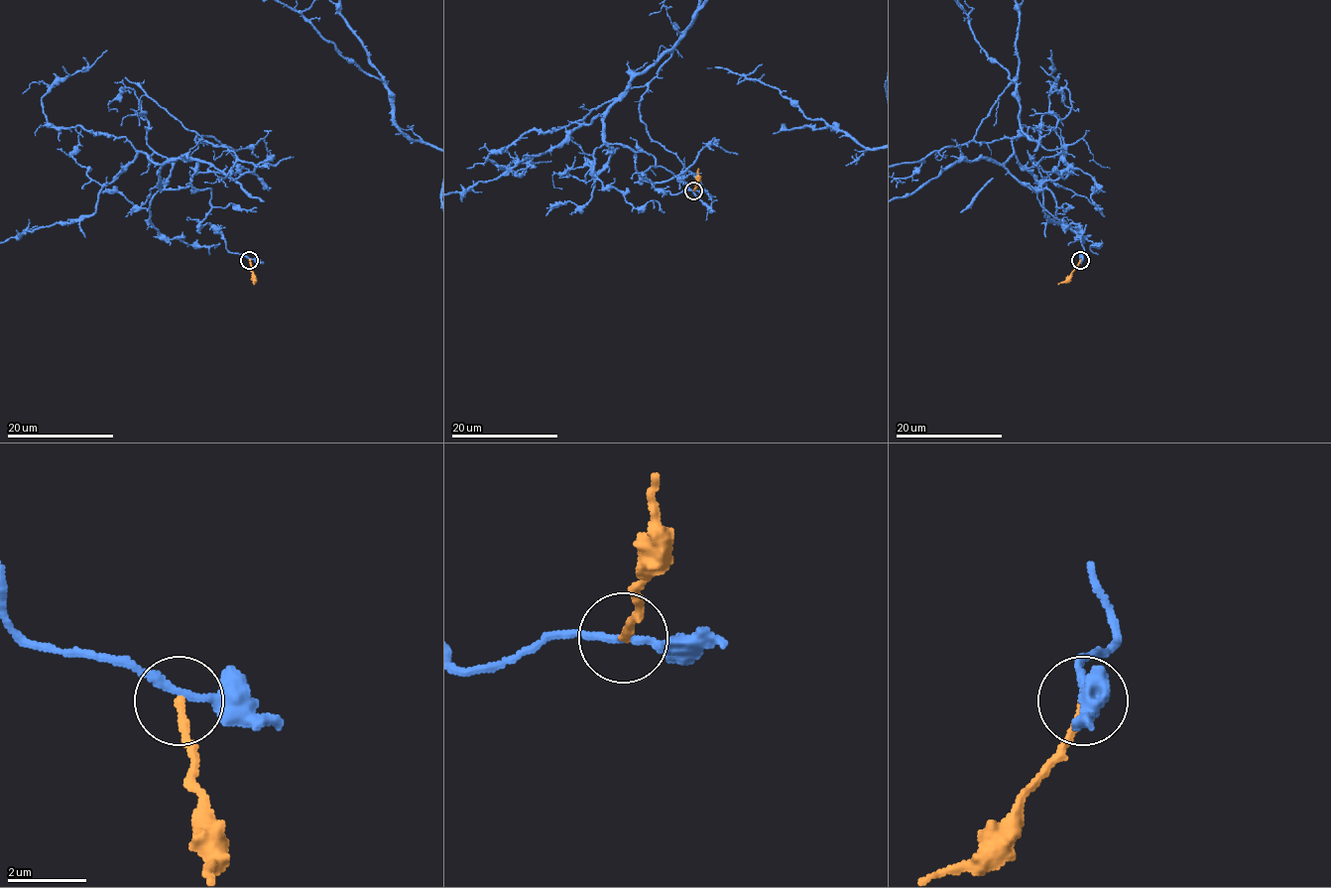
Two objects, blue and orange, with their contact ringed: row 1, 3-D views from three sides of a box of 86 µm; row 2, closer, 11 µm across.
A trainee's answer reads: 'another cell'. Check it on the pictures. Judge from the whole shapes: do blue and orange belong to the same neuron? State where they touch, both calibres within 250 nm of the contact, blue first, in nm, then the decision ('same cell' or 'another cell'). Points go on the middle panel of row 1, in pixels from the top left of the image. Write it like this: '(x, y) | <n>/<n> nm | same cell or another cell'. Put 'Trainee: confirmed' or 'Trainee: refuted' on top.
Trainee: confirmed
(693, 190) | 200/200 nm | another cell

